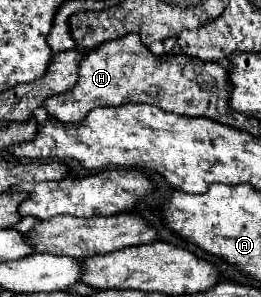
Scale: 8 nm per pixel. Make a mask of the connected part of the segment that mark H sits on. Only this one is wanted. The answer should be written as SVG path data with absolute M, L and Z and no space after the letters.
M134 33L102 43L96 51L84 55L78 75L80 79L72 91L44 101L48 113L62 123L78 123L96 107L122 103L150 103L164 111L188 117L210 117L214 121L222 117L226 123L230 121L230 115L236 115L236 111L230 109L232 85L222 65L198 63L198 59L190 59L188 55L154 57L140 41L140 35Z

